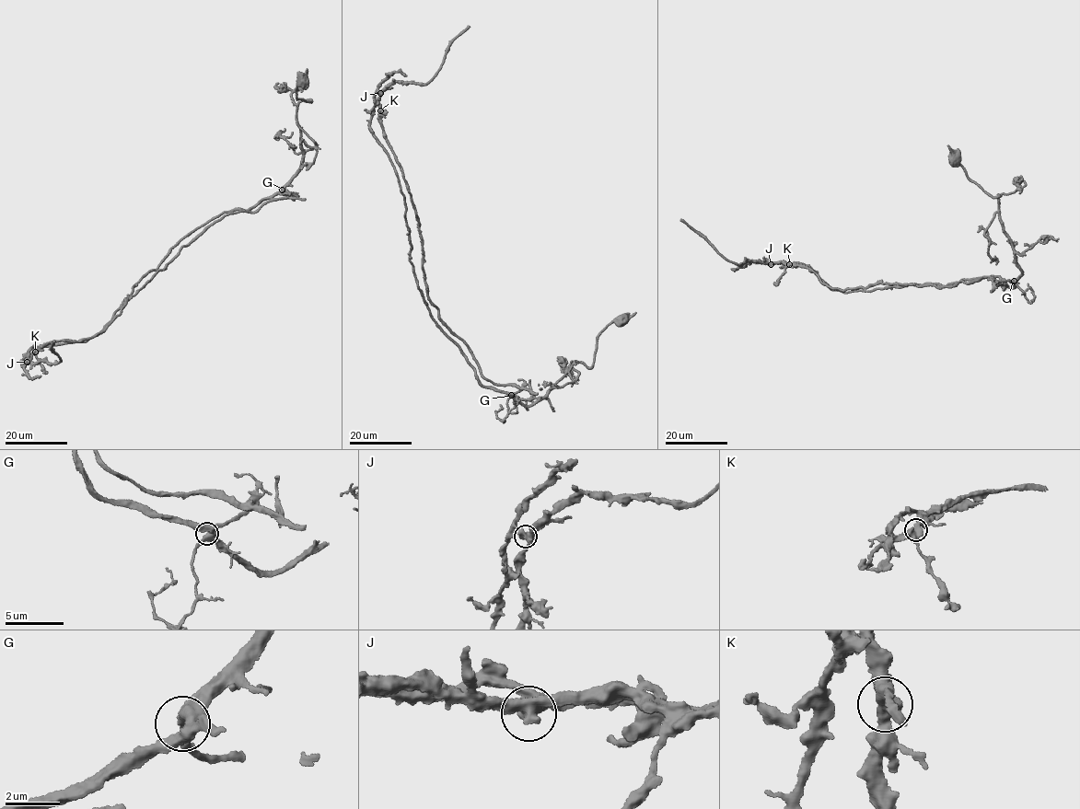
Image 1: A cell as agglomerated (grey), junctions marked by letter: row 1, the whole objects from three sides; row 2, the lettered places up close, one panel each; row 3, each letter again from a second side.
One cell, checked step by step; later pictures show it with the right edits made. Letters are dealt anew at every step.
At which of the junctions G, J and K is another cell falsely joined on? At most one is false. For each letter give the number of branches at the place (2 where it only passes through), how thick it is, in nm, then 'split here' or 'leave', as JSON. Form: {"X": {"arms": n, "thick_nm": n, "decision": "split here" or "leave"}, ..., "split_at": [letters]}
{"G": {"arms": 3, "thick_nm": 440, "decision": "leave"}, "J": {"arms": 3, "thick_nm": 480, "decision": "split here"}, "K": {"arms": 3, "thick_nm": 460, "decision": "leave"}, "split_at": ["J"]}

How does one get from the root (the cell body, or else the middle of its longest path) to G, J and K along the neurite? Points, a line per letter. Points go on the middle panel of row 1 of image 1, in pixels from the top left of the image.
G: (621, 319), (609, 323), (598, 334), (590, 367), (578, 362), (573, 364), (533, 405), (527, 406), (511, 395)
J: (621, 319), (533, 405), (479, 382), (417, 285), (370, 125), (380, 93)
K: (621, 319), (598, 334), (593, 364), (573, 364), (533, 405), (484, 377), (427, 295), (380, 110)

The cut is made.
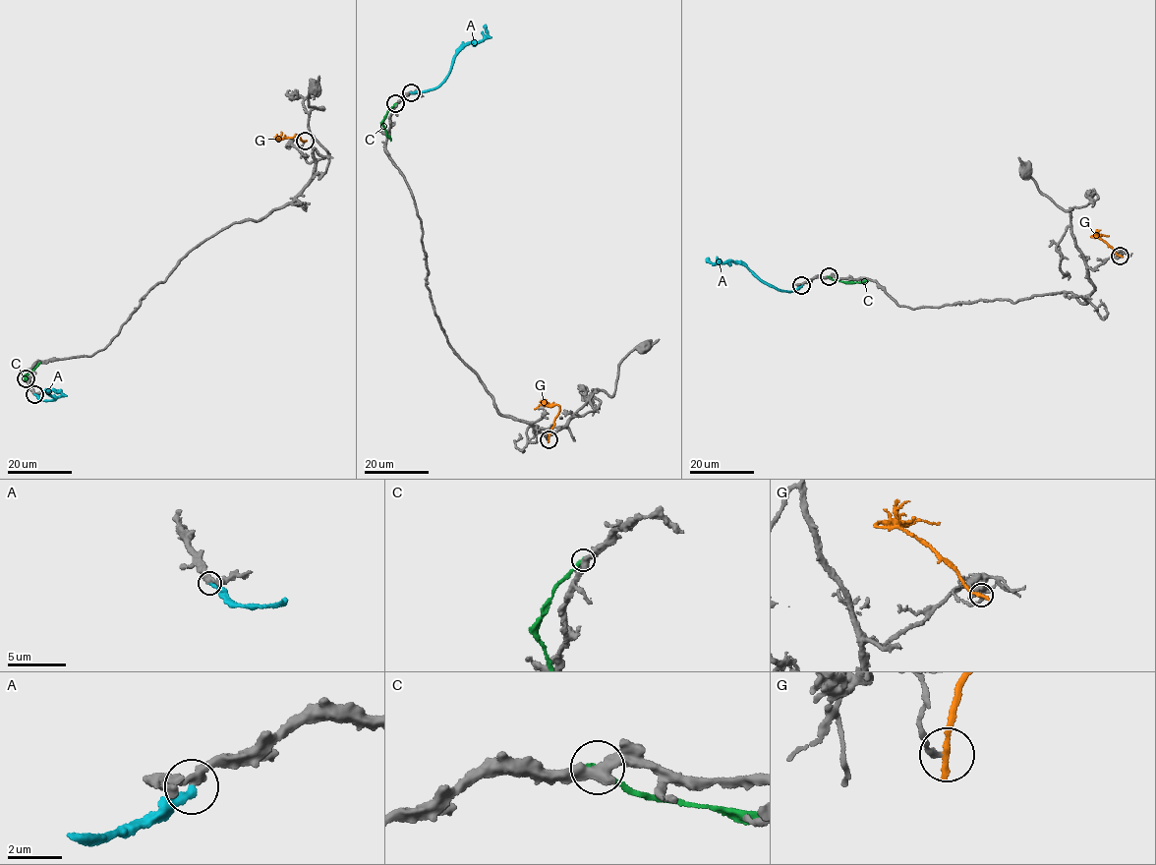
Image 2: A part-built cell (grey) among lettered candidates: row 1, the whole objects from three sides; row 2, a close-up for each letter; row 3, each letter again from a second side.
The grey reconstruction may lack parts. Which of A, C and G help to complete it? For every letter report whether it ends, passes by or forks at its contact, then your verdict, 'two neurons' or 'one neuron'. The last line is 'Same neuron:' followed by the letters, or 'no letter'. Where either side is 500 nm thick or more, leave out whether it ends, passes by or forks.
A: it ends; one neuron
C: it ends; two neurons
G: it ends; two neurons
Same neuron: A

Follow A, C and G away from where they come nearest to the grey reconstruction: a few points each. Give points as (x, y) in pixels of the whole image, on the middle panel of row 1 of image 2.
A: (411, 92), (433, 89), (443, 81), (455, 54), (487, 36), (485, 25)
C: (395, 103), (383, 122), (385, 136), (390, 141)
G: (549, 439), (559, 407), (541, 404), (534, 409)

